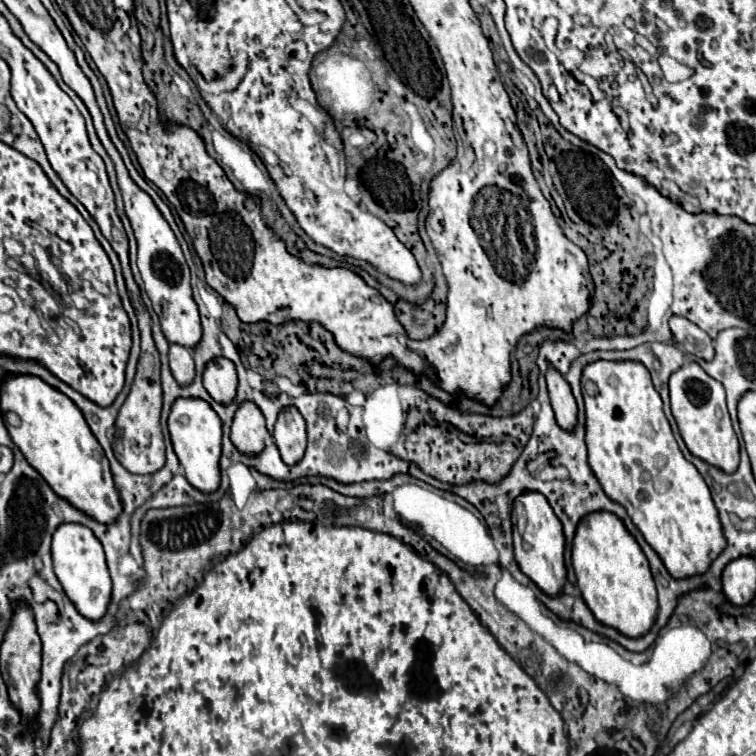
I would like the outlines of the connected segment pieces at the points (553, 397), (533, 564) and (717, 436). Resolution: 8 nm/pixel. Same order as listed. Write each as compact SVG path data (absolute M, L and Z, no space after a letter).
M552 369L548 371L546 381L548 381L548 393L550 393L550 403L556 415L556 423L564 431L572 433L578 423L578 409L576 409L574 395L570 391L570 385L558 371L552 371Z
M528 491L516 497L512 505L512 521L514 521L514 557L522 573L528 575L538 585L538 589L544 591L548 597L558 597L566 585L566 563L564 563L566 539L562 533L560 519L554 515L544 495Z
M698 363L684 365L670 377L670 403L672 403L672 415L676 419L676 425L688 451L694 457L702 459L704 463L714 465L716 469L728 475L734 473L740 461L738 437L732 429L722 385L712 377L708 377Z

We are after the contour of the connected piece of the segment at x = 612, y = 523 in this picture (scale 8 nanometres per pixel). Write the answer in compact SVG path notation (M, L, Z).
M598 511L580 521L574 537L572 565L580 593L596 621L614 627L630 639L644 637L652 629L658 617L658 597L650 565L636 539L632 539L616 515Z

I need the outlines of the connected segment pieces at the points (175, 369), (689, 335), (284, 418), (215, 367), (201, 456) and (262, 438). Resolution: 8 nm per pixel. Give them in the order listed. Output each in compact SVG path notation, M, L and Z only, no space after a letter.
M170 345L170 369L180 387L188 387L196 375L192 351L180 345Z
M672 317L670 319L670 331L674 333L676 341L680 345L686 345L688 351L694 351L696 357L704 359L704 361L712 361L714 359L714 347L712 347L712 339L694 323L690 323L684 317Z
M288 407L278 415L274 439L286 465L292 467L302 461L306 451L306 423L296 407Z
M220 357L208 363L204 371L204 389L210 393L210 397L220 405L230 405L236 399L236 369L234 363Z
M178 399L168 417L168 431L174 451L184 467L184 477L200 493L214 493L220 487L220 451L222 423L210 405L202 399Z
M244 403L234 417L230 441L234 447L248 457L254 457L266 447L266 425L260 409L254 403Z

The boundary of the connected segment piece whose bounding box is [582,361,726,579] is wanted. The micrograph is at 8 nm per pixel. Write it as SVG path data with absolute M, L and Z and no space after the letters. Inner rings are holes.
M596 361L586 365L582 373L582 395L586 403L588 463L604 493L626 509L628 517L640 529L648 545L660 555L672 579L704 575L714 559L726 549L722 523L704 477L678 449L670 423L662 411L662 399L650 381L648 369L638 361Z

